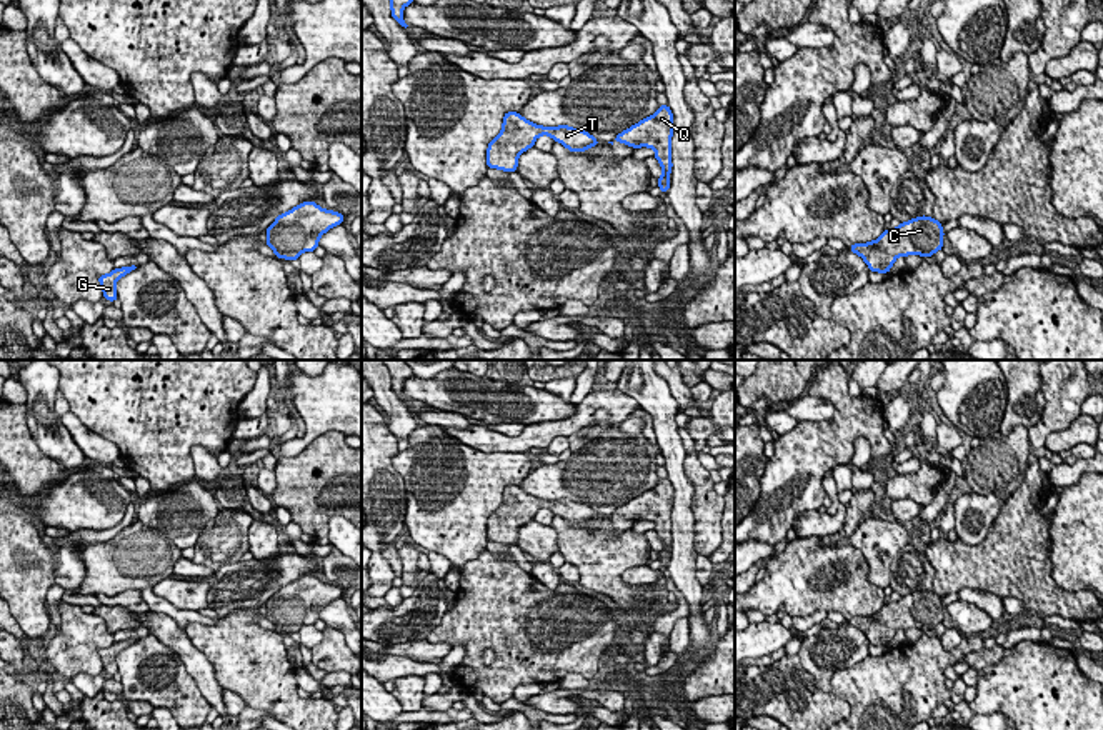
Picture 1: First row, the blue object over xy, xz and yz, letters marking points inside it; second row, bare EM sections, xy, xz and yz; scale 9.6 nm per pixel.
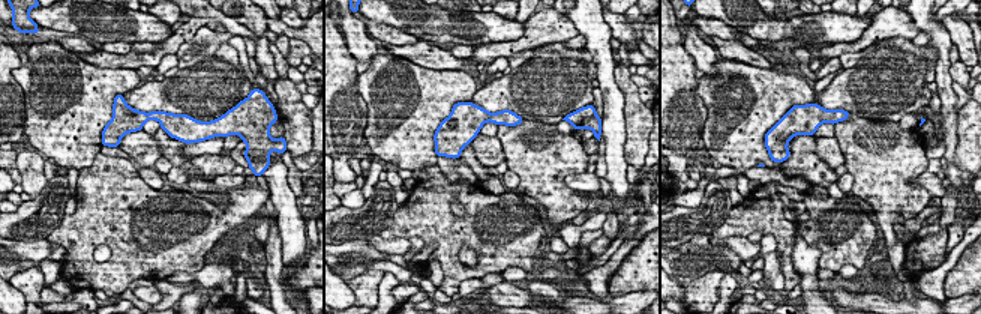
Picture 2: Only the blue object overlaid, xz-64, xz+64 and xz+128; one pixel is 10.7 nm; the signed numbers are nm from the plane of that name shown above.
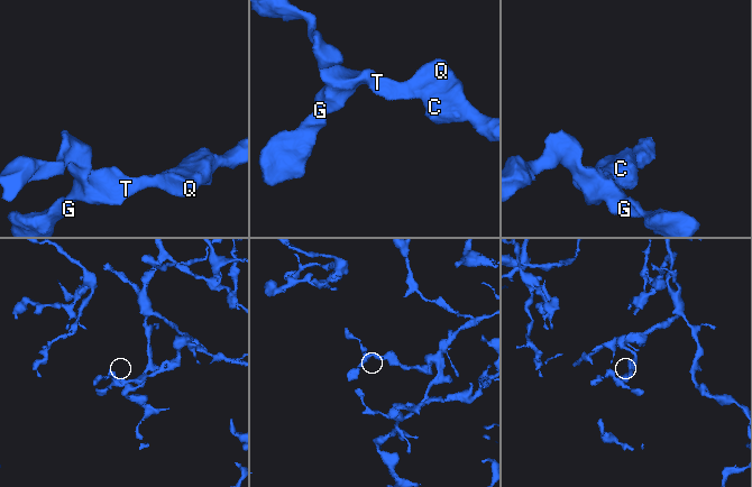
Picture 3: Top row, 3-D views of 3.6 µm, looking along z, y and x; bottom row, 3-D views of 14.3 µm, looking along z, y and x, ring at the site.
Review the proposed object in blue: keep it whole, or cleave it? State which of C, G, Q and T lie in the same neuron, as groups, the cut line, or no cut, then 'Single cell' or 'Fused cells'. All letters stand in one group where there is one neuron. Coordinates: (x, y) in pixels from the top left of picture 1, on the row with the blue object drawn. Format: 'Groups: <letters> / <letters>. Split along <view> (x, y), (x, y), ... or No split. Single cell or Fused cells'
Groups: C G Q T. No split. Single cell

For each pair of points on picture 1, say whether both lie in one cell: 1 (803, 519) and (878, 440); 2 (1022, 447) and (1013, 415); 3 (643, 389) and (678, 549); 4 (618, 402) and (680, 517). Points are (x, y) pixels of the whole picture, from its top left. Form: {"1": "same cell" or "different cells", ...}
{"1": "same cell", "2": "different cells", "3": "same cell", "4": "different cells"}

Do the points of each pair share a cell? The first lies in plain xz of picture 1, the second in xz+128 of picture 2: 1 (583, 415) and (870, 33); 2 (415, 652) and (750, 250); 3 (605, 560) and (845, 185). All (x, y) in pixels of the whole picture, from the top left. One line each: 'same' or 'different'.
1: same
2: same
3: different

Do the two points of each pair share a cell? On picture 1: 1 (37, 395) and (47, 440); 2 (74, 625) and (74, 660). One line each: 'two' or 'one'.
1: one
2: one

